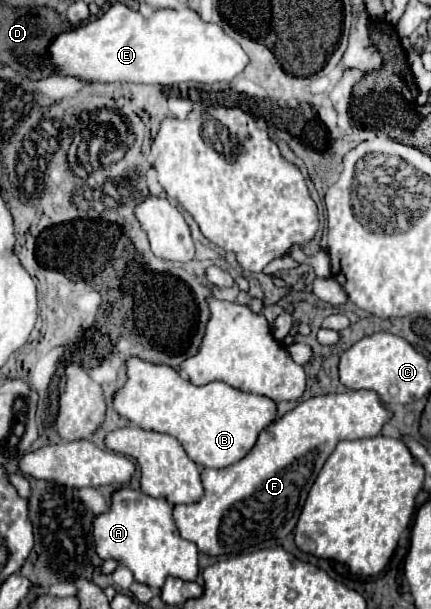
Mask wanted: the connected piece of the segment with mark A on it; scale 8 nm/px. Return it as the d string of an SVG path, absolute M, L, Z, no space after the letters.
M130 487L114 491L108 511L94 517L94 543L102 561L114 559L120 567L132 571L134 581L154 591L162 589L166 577L194 581L198 575L198 549L178 535L172 521L172 505L166 499L154 499Z

